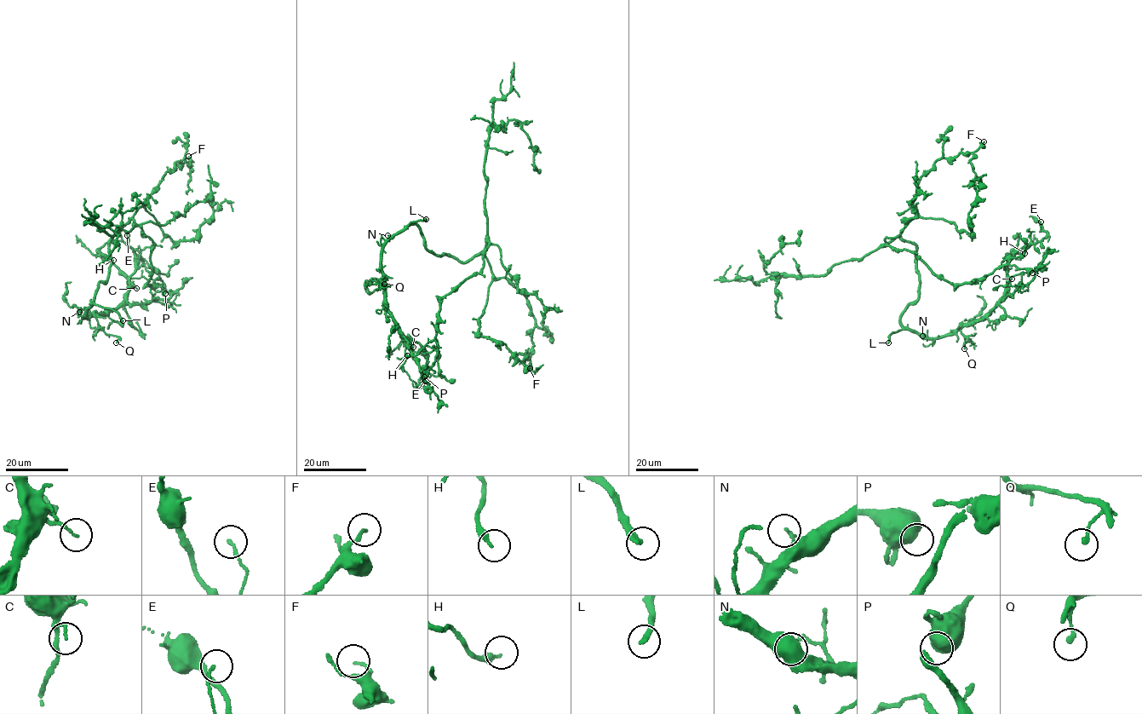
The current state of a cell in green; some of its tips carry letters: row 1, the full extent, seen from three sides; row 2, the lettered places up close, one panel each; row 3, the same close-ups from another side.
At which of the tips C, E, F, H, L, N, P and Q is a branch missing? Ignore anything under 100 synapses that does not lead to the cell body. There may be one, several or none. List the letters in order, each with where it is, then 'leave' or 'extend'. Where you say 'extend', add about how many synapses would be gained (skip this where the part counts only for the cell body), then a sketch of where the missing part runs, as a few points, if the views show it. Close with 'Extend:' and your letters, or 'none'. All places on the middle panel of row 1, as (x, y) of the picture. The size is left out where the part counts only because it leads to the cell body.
C: (413, 347) | leave
E: (425, 381) | leave
F: (530, 368) | leave
H: (407, 355) | leave
L: (426, 219) | extend | (426, 219), (460, 192), (497, 148), (496, 213), (505, 238), (516, 247), (522, 269)
N: (387, 235) | leave
P: (424, 377) | leave
Q: (384, 284) | leave
Extend: L

